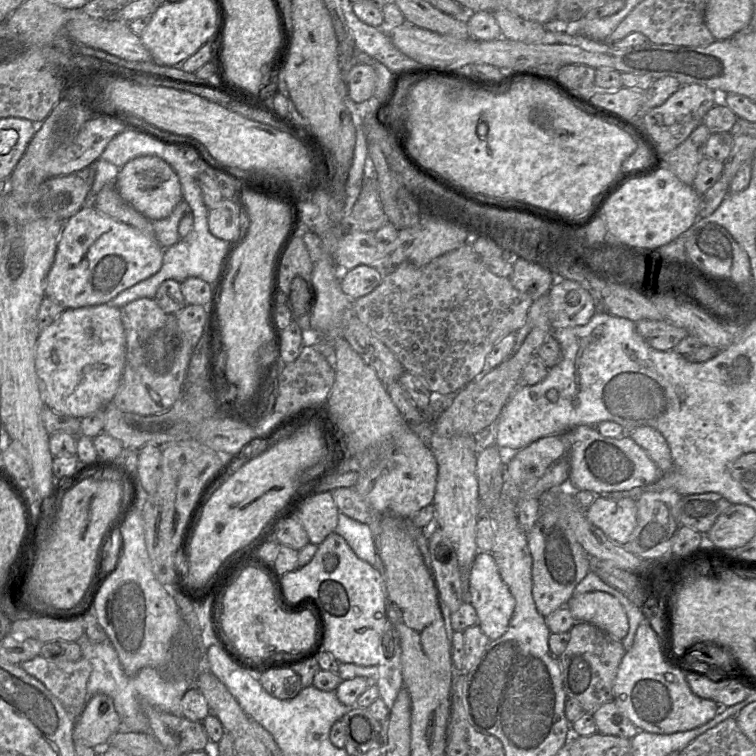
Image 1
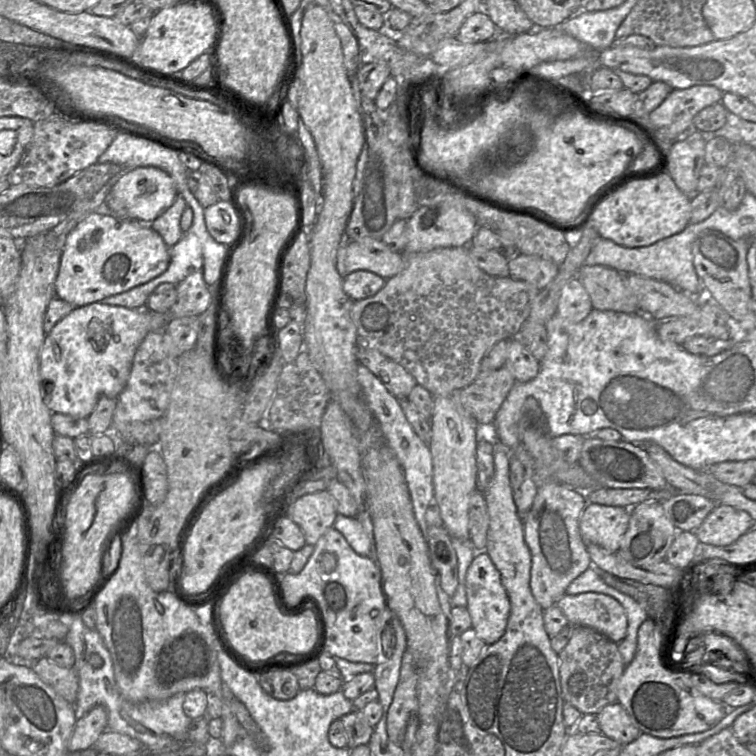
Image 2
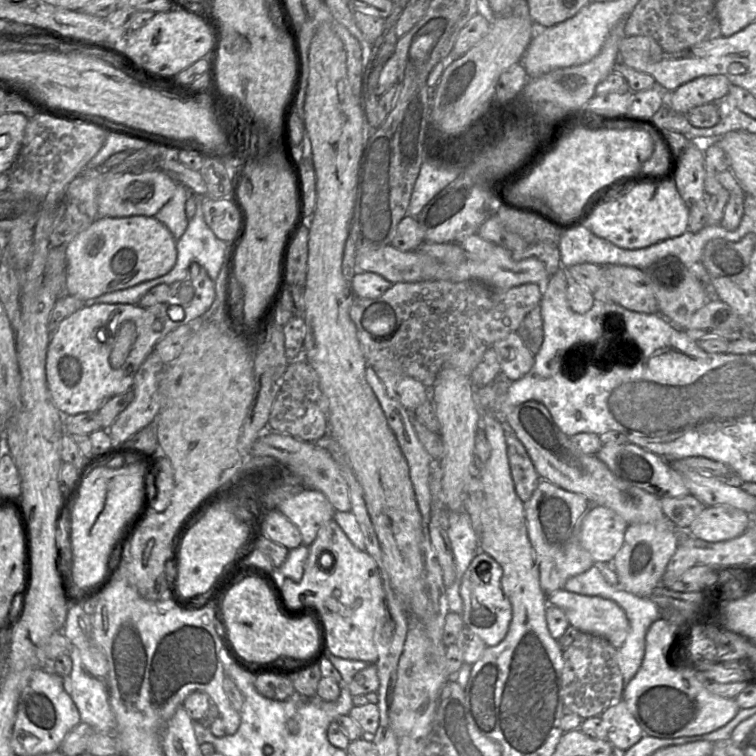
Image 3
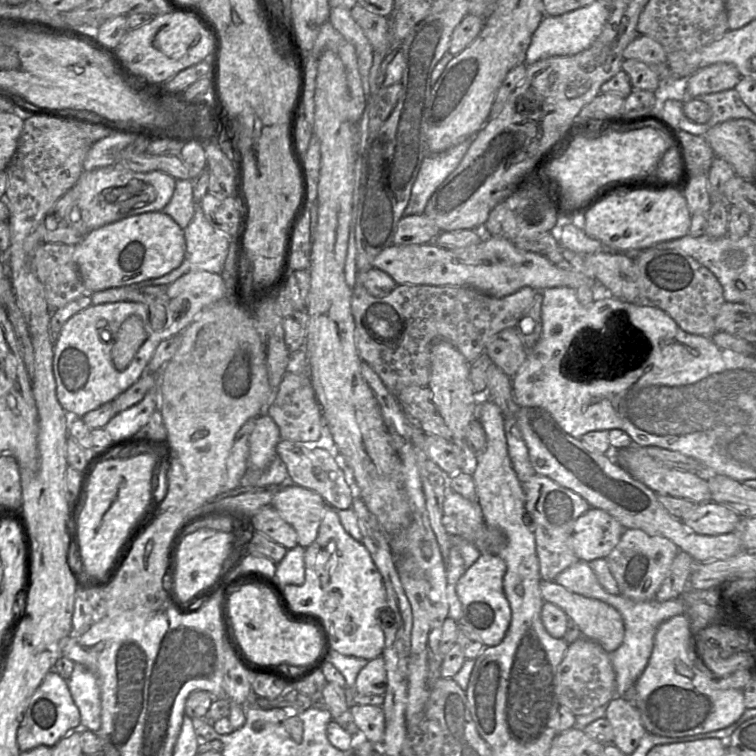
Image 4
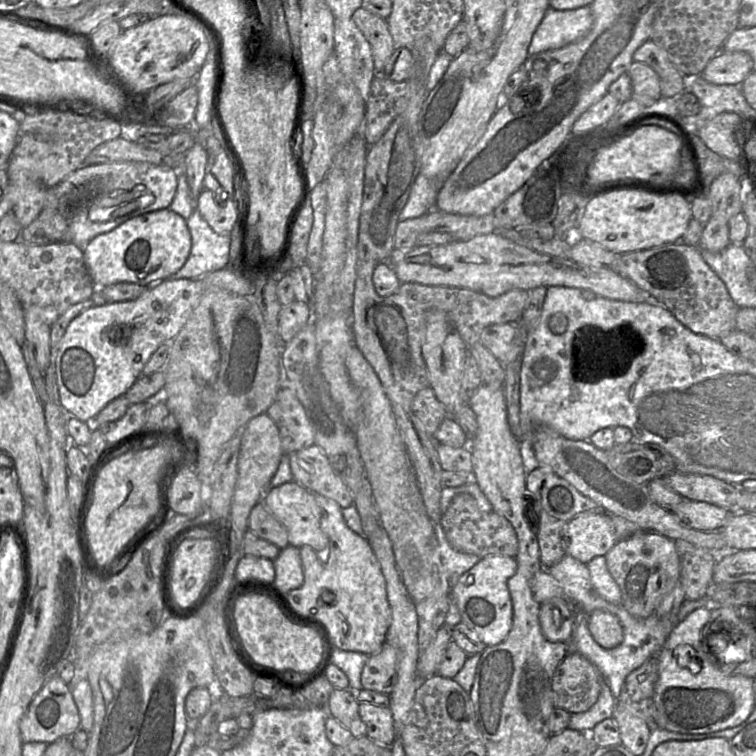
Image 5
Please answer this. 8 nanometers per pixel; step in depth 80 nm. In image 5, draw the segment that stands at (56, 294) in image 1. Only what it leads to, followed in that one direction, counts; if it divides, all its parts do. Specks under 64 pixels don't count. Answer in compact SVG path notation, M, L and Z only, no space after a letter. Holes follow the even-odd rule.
M169 208L133 217L110 232L93 238L84 248L84 259L98 288L128 282L148 285L178 272L187 261L192 246L187 221Z

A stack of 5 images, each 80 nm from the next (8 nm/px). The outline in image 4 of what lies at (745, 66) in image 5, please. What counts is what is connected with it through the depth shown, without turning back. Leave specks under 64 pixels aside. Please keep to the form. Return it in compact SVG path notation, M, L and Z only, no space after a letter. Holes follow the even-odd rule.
M717 63L700 69L687 79L687 94L695 98L705 94L733 89L741 76L731 64Z

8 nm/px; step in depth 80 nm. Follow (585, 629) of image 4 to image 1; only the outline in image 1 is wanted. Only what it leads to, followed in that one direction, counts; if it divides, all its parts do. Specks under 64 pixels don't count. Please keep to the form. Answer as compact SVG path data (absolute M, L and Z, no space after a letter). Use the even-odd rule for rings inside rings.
M605 592L572 596L566 606L575 621L593 624L618 640L623 640L628 633L628 618L623 607Z

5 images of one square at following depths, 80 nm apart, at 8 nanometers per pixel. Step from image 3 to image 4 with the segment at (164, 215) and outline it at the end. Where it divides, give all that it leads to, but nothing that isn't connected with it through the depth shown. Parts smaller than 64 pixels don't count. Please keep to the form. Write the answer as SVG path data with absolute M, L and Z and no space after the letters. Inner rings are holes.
M176 180L173 195L163 212L169 215L182 229L191 222L195 203L193 200L193 180Z

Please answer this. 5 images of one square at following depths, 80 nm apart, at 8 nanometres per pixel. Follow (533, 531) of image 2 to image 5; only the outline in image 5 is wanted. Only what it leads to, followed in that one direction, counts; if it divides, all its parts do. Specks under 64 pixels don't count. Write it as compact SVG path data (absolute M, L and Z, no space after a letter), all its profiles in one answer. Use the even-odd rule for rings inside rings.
M539 466L527 472L526 489L532 494L531 515L536 520L540 561L542 567L548 570L566 555L562 540L562 532L566 524L581 512L605 511L548 467Z

